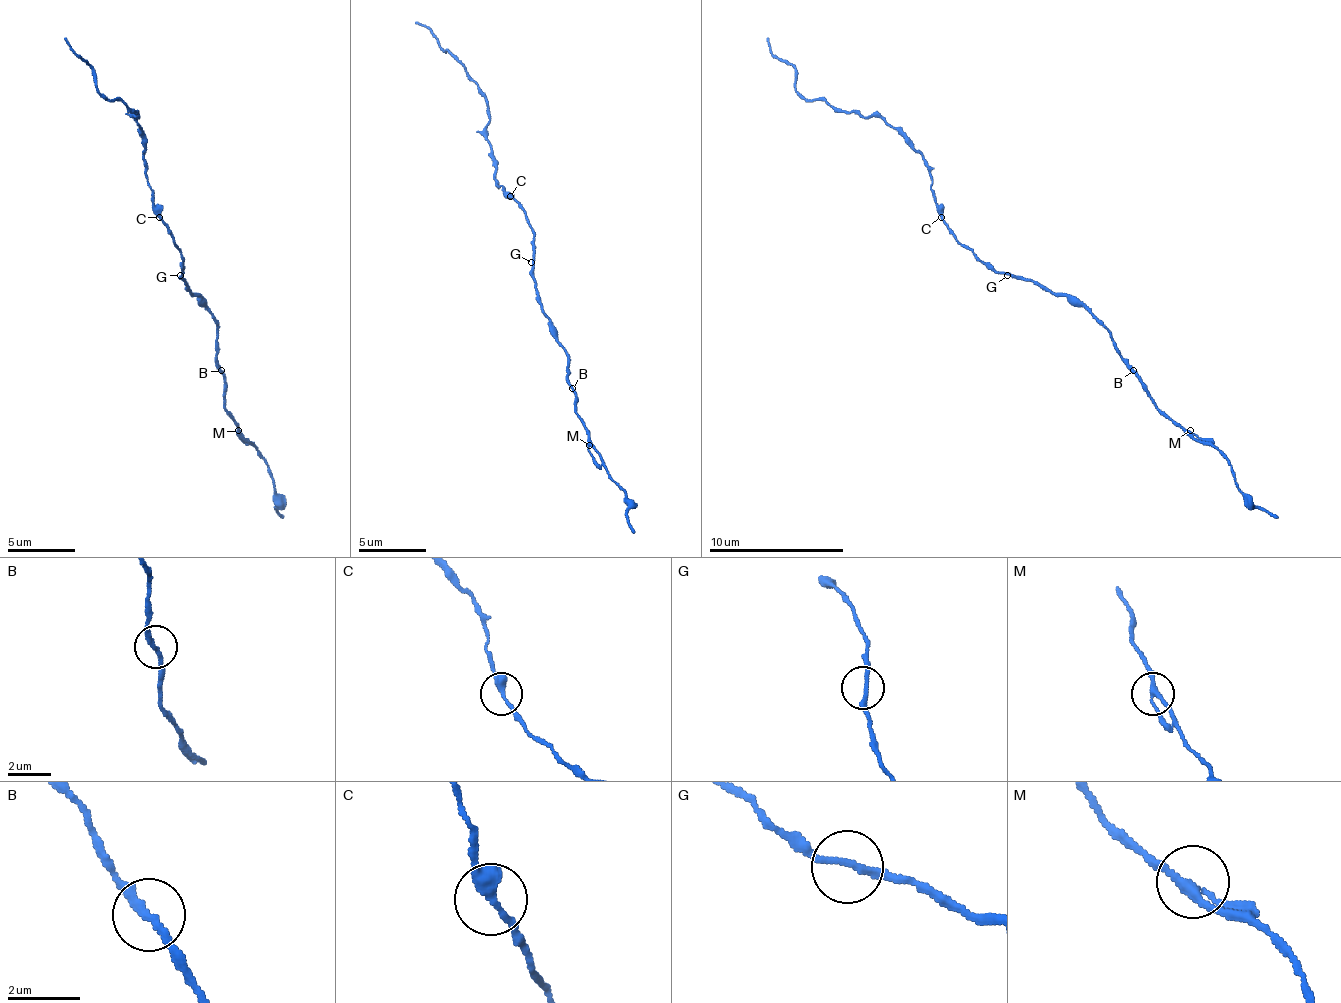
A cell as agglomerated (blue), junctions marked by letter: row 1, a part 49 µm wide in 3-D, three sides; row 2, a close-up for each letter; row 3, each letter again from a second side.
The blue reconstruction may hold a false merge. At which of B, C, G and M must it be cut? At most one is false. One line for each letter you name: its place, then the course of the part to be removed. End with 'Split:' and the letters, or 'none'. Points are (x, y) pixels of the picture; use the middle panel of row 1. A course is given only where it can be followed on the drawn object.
Split: none

